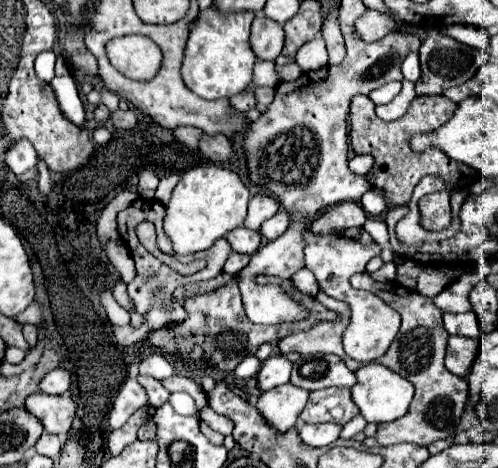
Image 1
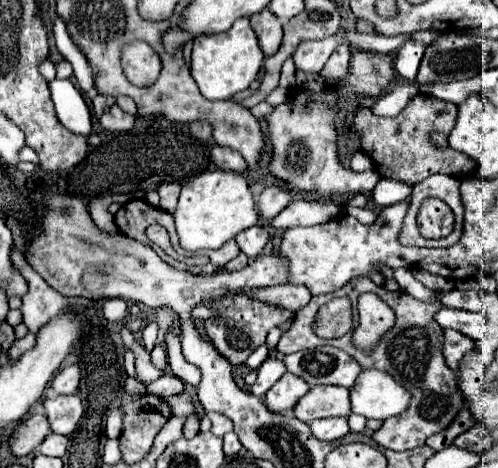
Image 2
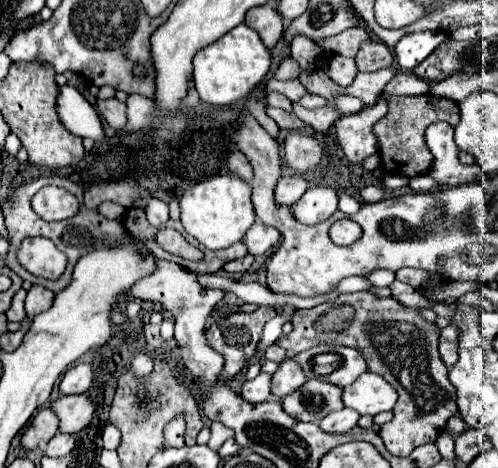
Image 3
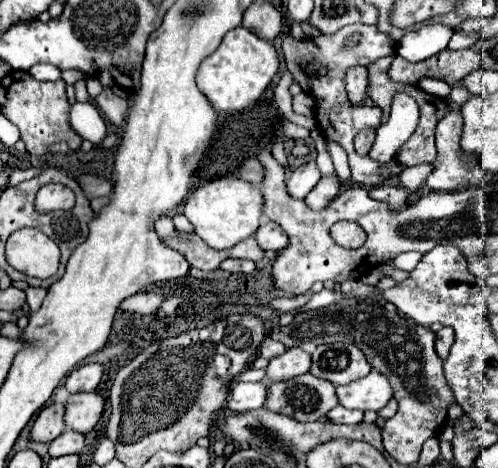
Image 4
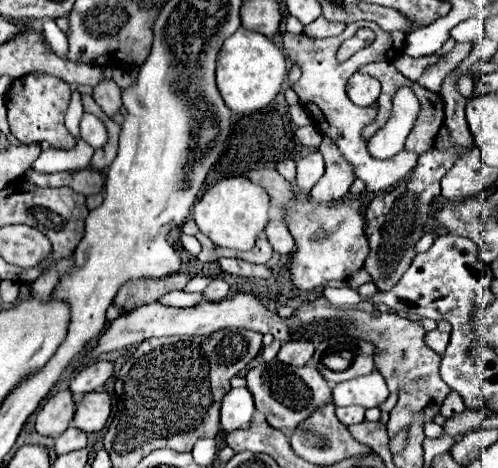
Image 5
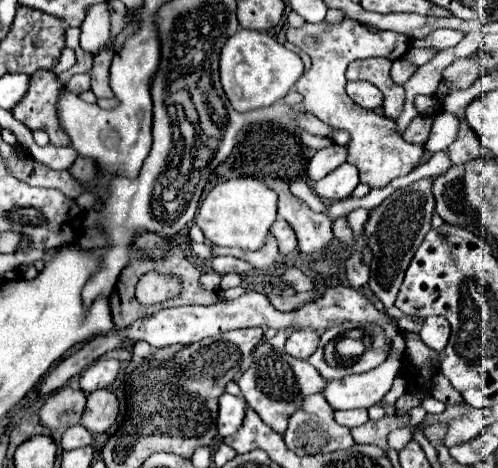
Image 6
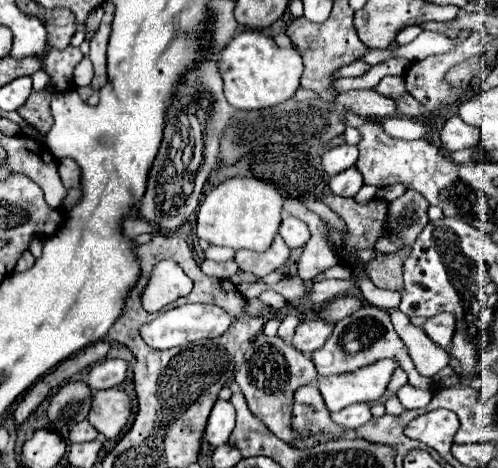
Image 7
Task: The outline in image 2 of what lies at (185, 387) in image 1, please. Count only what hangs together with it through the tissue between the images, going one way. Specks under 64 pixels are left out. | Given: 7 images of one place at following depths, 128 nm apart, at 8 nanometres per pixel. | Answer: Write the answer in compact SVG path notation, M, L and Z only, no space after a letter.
M164 374L164 376L160 376L156 382L152 382L152 384L148 386L148 392L150 392L150 394L156 394L156 396L162 396L162 398L166 398L166 396L176 396L176 394L182 394L182 392L184 392L184 384L182 384L182 380L178 380L176 376Z

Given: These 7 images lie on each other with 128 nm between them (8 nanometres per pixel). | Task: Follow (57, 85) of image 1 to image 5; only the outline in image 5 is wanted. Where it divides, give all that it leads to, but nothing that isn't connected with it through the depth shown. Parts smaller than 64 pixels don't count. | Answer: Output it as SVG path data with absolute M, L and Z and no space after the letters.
M85 112L80 120L80 136L84 142L88 142L92 148L104 148L108 142L108 130L104 122L92 113Z

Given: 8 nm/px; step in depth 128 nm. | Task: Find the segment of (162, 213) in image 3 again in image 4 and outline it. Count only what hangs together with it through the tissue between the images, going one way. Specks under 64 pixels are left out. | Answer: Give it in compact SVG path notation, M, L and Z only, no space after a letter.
M160 218L160 220L156 222L156 232L158 232L158 236L164 238L164 240L178 238L178 236L176 236L176 228L174 228L174 224L172 224L172 218Z

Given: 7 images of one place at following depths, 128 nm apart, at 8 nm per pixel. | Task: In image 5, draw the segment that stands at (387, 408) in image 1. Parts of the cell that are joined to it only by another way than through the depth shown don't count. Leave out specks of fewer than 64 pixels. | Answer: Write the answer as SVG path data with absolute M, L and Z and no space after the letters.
M374 370L368 376L360 376L356 380L346 380L344 384L336 384L332 390L336 406L358 404L364 408L374 408L388 398L390 390L386 386L384 376Z

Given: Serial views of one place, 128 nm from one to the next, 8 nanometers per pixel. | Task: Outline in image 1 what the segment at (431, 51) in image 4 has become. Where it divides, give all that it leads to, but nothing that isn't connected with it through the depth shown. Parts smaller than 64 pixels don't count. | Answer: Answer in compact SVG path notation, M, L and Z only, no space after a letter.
M410 52L402 62L402 74L410 82L418 82L420 78L420 64L418 64L418 52Z

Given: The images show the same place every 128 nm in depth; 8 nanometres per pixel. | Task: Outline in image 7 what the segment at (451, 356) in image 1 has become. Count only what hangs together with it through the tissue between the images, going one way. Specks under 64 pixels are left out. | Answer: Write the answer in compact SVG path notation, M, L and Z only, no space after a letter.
M440 312L428 318L422 328L438 346L448 348L448 344L452 342L452 332L456 328L456 316L452 316L450 312Z

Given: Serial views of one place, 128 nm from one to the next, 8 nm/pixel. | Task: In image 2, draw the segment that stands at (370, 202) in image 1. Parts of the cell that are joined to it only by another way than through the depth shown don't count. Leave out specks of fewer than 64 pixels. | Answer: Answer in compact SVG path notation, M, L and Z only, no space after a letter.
M382 178L382 182L378 182L376 188L372 190L372 202L376 206L384 208L384 206L390 206L394 202L410 198L410 192L412 192L412 186L406 184L406 182Z

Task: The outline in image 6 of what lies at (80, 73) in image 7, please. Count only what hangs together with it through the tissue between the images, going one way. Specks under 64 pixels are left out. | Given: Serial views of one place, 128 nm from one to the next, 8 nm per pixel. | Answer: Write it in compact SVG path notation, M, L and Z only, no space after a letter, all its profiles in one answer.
M76 74L76 76L72 76L72 80L68 82L66 88L70 88L70 92L74 92L74 94L86 92L90 88L90 74Z

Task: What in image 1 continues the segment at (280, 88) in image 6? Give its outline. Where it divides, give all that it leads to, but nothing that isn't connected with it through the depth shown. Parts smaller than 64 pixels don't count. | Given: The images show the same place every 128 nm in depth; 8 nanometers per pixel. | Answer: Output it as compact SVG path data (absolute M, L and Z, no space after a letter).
M214 6L200 12L198 26L190 32L184 62L182 62L182 78L186 86L206 100L218 98L232 98L248 88L252 82L252 68L256 62L256 54L250 46L250 22L254 14L228 14L220 16Z

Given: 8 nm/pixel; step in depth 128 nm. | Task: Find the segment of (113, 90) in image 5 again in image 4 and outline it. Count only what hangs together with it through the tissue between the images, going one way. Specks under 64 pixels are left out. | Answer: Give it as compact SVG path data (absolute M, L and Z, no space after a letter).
M106 88L106 90L102 90L102 94L96 98L96 104L98 104L98 108L106 114L106 118L108 118L112 124L122 126L124 114L126 114L126 110L128 110L128 102L126 102L124 98L116 96L110 88Z

